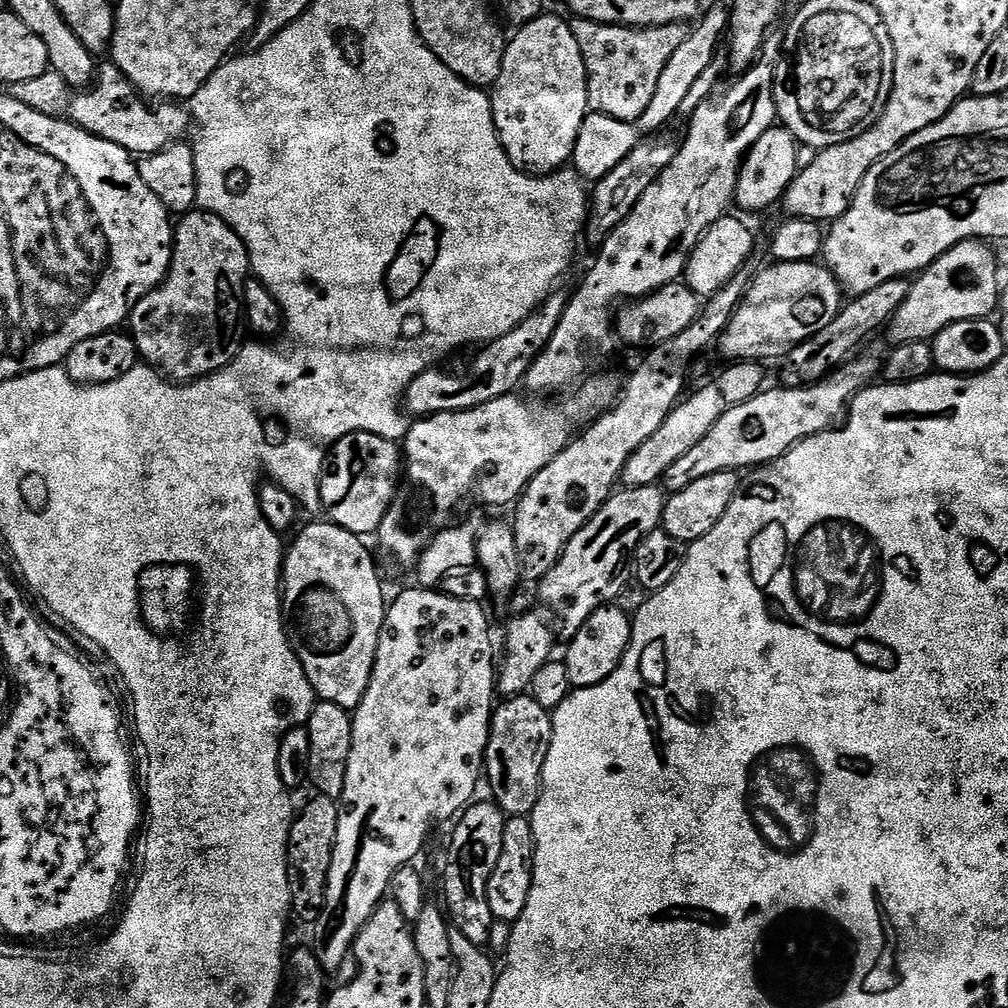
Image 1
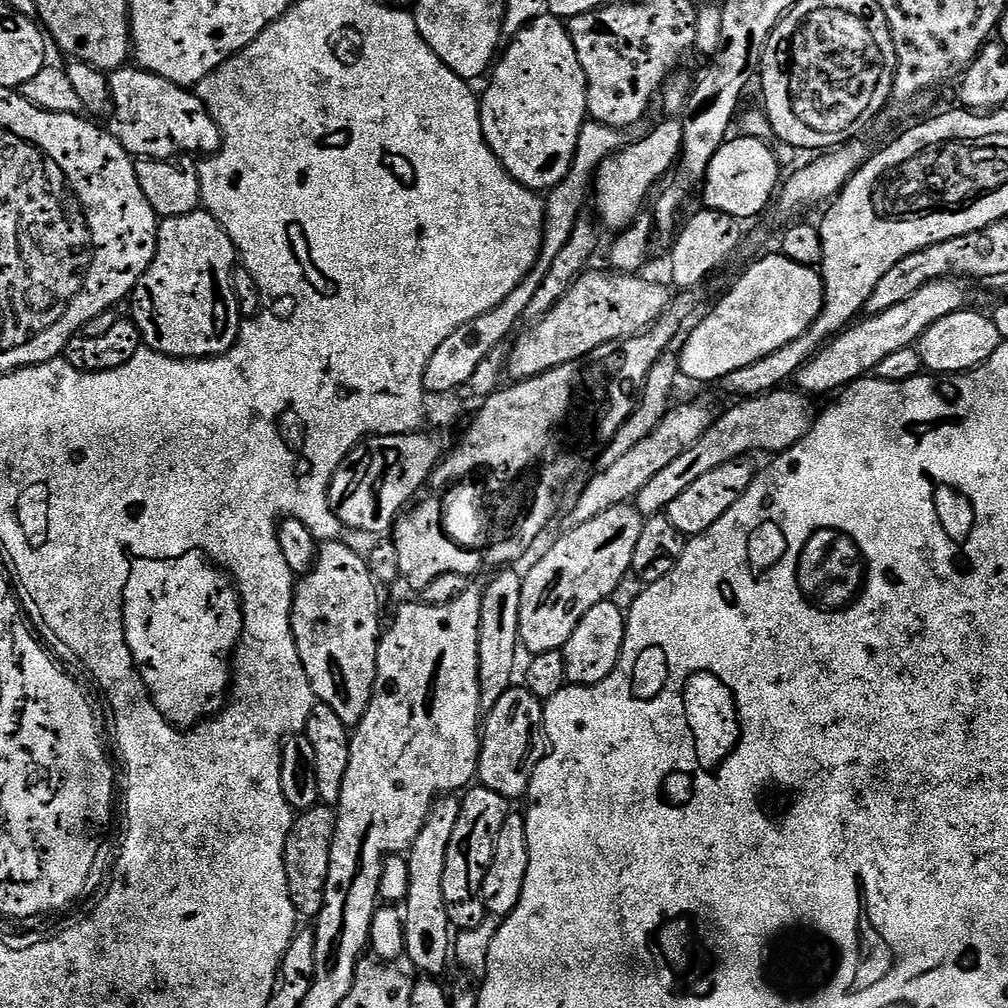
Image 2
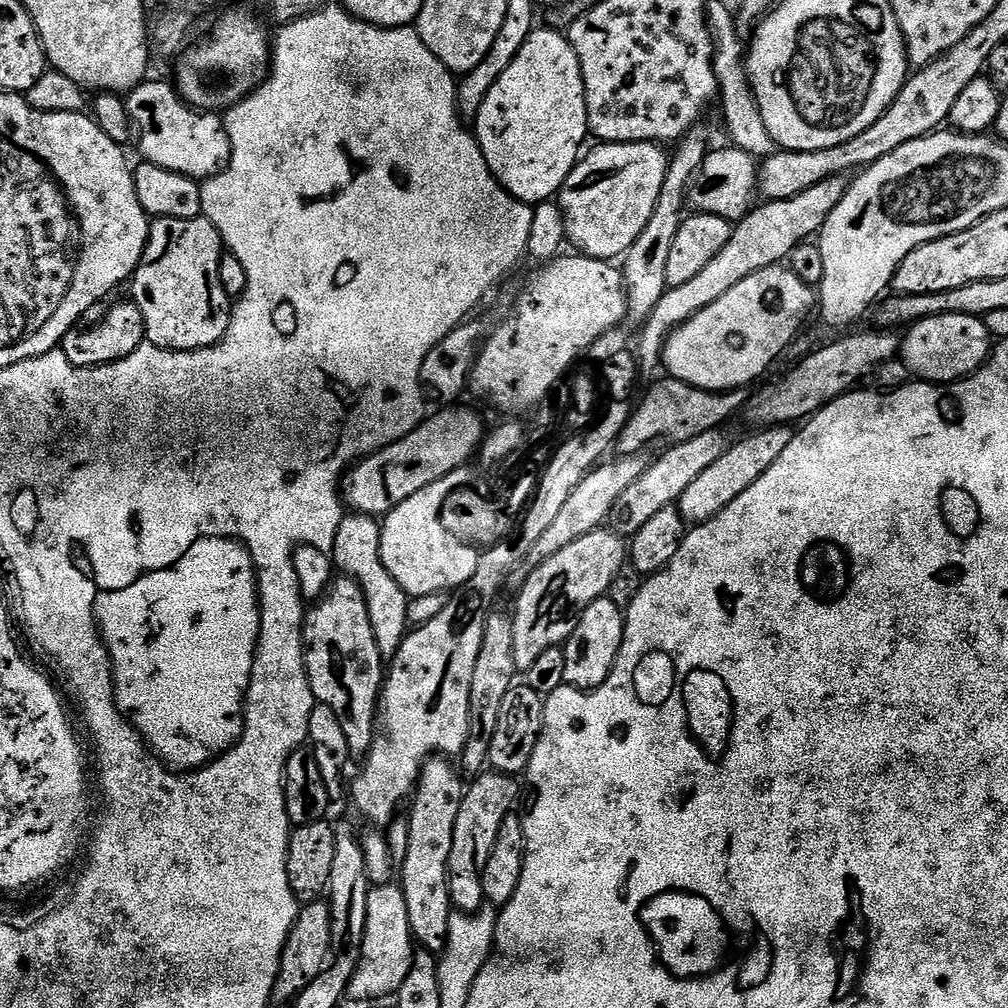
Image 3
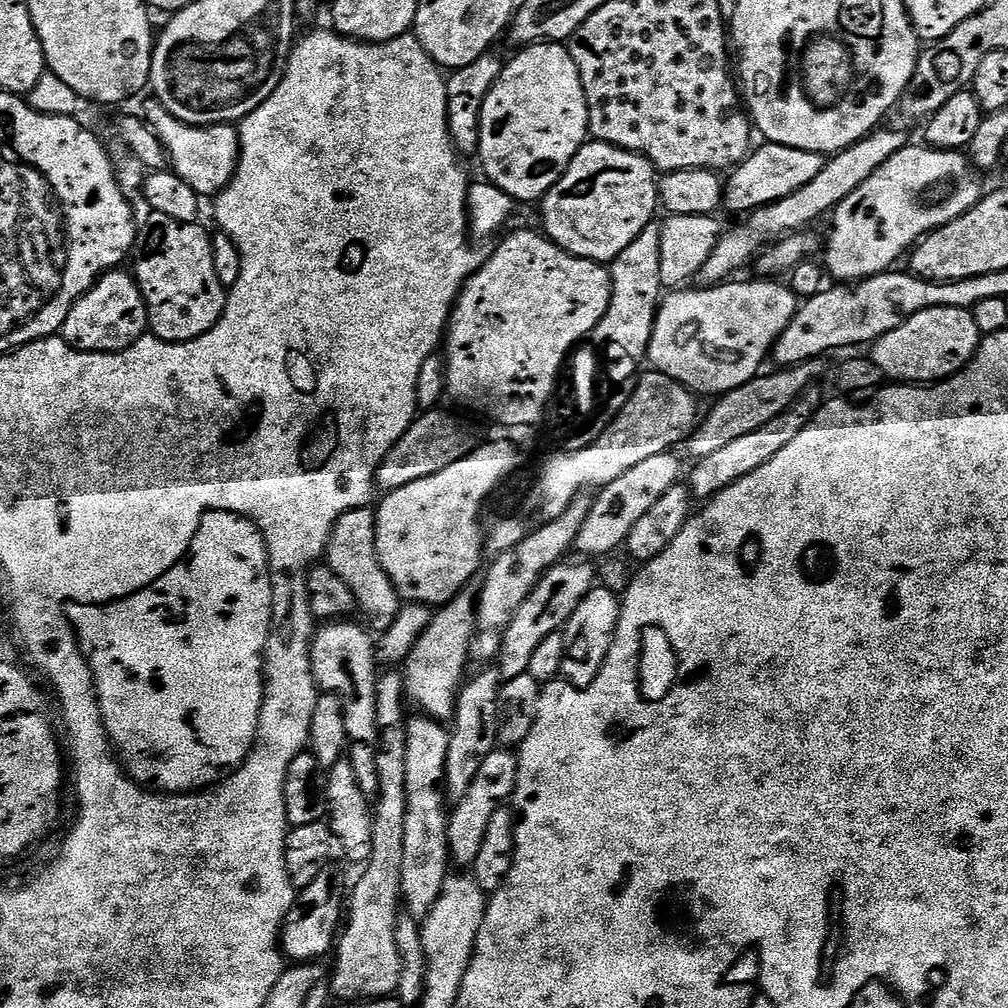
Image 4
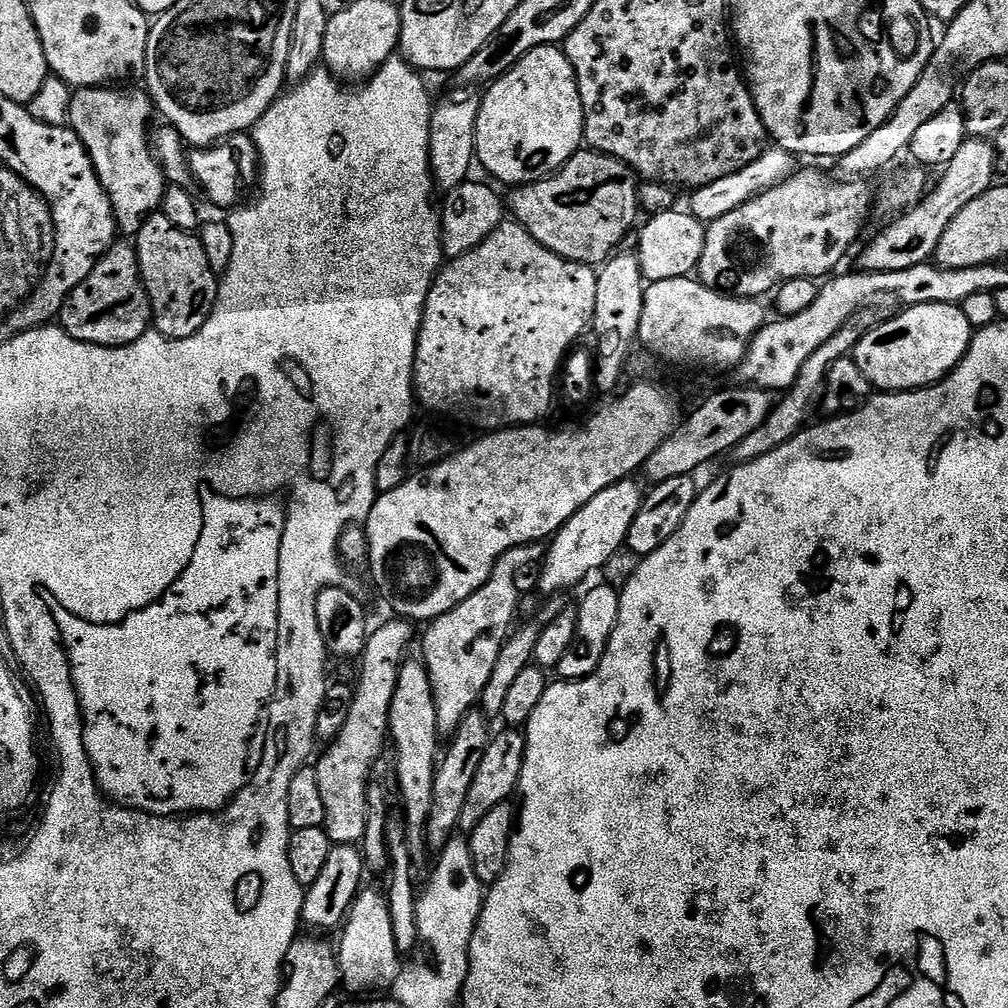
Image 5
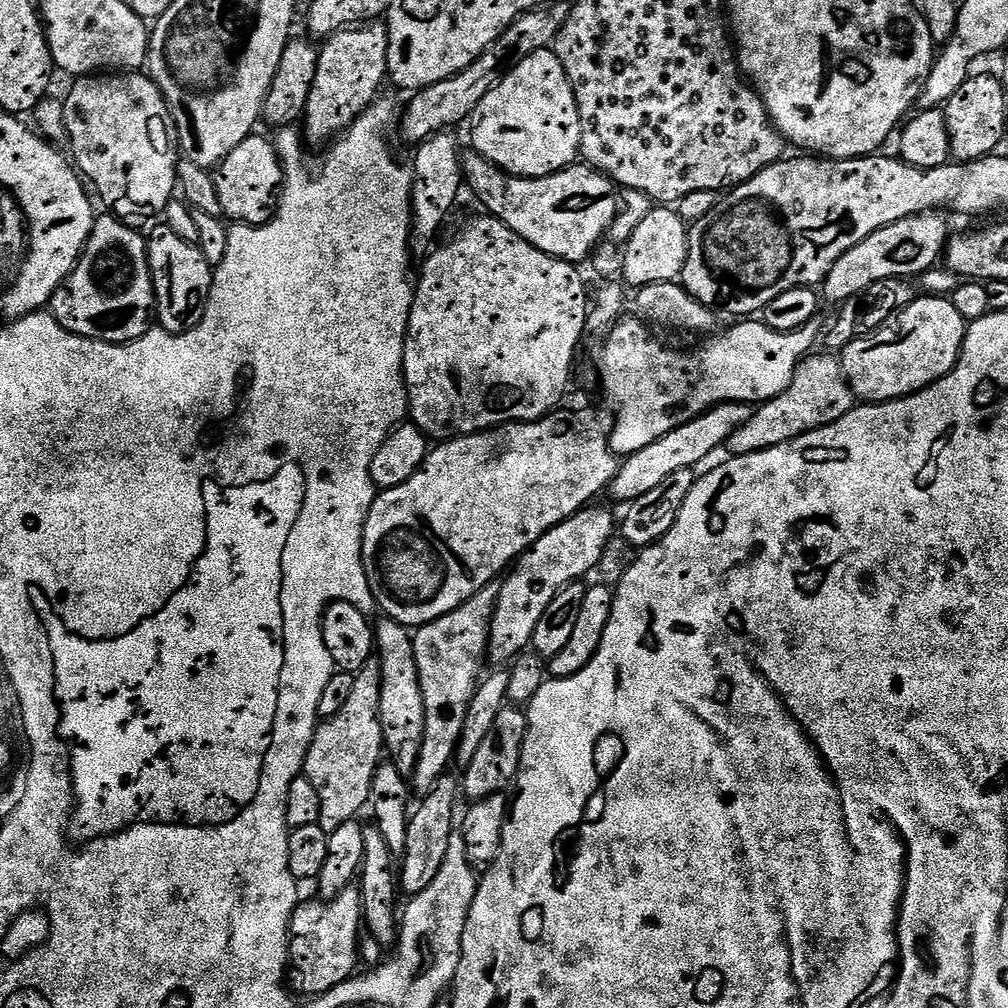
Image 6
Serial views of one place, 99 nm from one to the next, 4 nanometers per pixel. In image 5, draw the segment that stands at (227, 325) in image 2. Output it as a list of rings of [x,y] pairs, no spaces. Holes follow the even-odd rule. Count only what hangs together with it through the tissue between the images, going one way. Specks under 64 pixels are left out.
[[[152,214],[135,235],[134,247],[140,263],[140,278],[152,303],[155,331],[169,340],[190,338],[212,312],[218,287],[218,277],[210,270],[199,235],[176,228],[163,214]]]

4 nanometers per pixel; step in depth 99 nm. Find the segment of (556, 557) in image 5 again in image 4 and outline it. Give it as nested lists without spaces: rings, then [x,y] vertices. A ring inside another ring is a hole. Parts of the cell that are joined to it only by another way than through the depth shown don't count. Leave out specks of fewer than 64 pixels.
[[[663,452],[654,458],[646,458],[646,462],[638,462],[631,470],[626,470],[622,478],[614,478],[606,487],[599,489],[598,495],[592,501],[590,514],[586,514],[586,522],[582,522],[582,528],[578,530],[575,551],[581,552],[581,557],[604,558],[609,554],[615,553],[616,548],[627,541],[630,530],[634,530],[636,523],[674,486],[680,476],[680,460],[672,452]]]

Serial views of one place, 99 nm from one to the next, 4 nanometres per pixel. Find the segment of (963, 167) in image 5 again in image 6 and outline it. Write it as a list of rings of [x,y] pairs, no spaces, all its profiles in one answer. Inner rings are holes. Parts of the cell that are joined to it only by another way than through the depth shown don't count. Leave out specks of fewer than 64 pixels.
[[[925,214],[923,216],[908,216],[905,220],[894,222],[890,226],[880,228],[870,234],[858,246],[846,250],[838,262],[824,279],[822,291],[830,303],[843,305],[845,300],[859,298],[875,283],[886,279],[919,278],[929,268],[937,267],[939,258],[945,251],[950,239],[948,224],[940,214]]]

